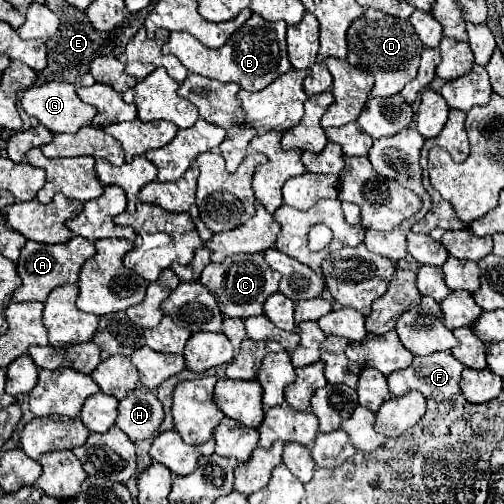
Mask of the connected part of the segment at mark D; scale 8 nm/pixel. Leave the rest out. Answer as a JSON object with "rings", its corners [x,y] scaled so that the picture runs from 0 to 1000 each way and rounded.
{"rings":[[[726,18],[714,38],[694,50],[690,62],[690,109],[687,121],[726,145],[734,145],[746,165],[738,173],[738,192],[774,192],[794,185],[829,149],[833,109],[841,89],[810,42],[782,38],[750,18]]]}

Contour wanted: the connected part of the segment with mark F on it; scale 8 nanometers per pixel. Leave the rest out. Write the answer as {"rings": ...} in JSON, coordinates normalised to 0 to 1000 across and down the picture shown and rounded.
{"rings":[[[893,696],[821,708],[810,732],[786,736],[770,748],[774,784],[798,788],[813,776],[833,776],[845,792],[889,796],[913,780],[917,732],[921,724],[905,716]]]}

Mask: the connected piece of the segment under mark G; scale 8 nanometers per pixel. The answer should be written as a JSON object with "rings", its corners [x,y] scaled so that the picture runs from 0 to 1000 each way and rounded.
{"rings":[[[87,165],[79,173],[60,173],[56,181],[48,181],[44,200],[40,200],[44,216],[75,236],[87,252],[95,252],[107,268],[111,264],[155,264],[163,252],[175,252],[190,228],[190,216],[179,212],[175,204],[163,204],[151,188],[151,173],[139,165]]]}

